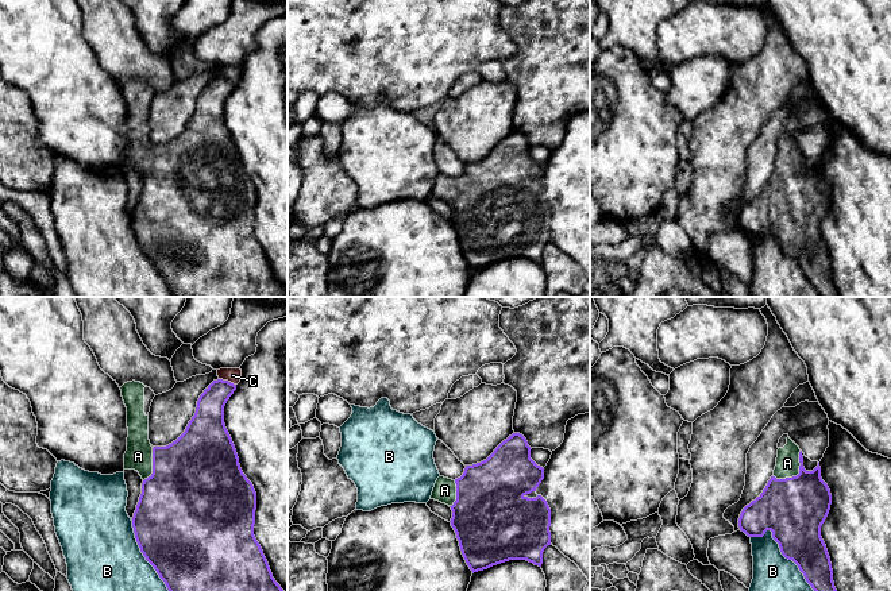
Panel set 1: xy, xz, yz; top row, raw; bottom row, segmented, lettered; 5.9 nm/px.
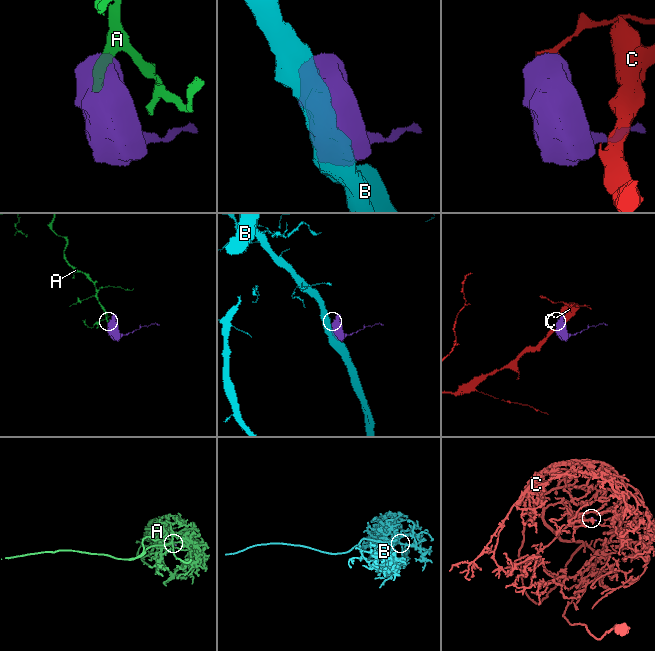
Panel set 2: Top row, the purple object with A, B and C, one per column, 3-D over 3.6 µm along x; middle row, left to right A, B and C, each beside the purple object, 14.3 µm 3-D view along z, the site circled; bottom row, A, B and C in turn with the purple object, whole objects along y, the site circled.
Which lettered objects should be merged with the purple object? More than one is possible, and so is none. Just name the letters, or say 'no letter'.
A

